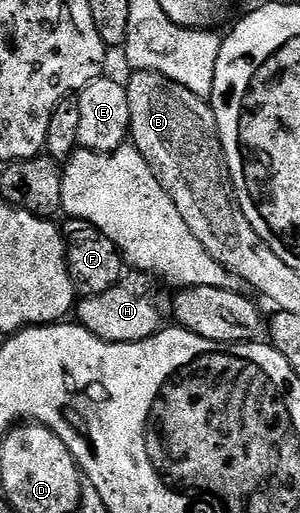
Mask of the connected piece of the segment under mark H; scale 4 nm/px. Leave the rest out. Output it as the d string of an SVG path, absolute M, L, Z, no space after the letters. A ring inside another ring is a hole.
M128 271L119 283L96 296L87 294L78 301L77 320L83 327L109 344L132 344L148 340L164 327L163 312L159 309L156 281L146 272Z

